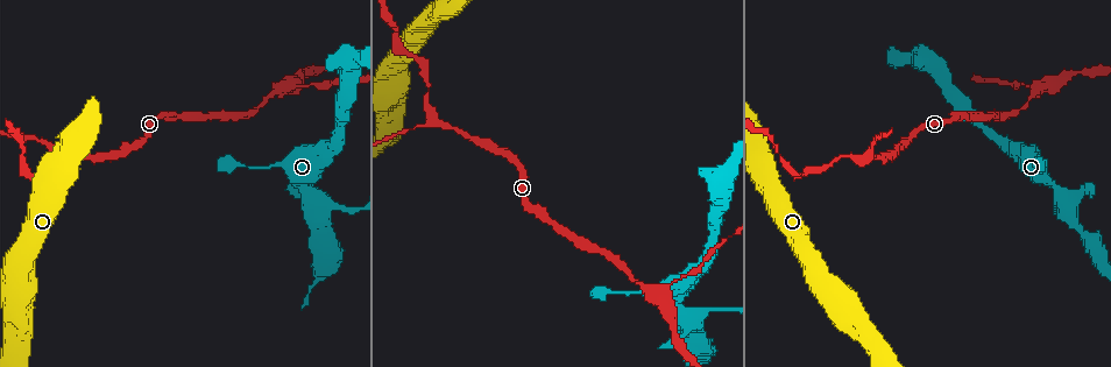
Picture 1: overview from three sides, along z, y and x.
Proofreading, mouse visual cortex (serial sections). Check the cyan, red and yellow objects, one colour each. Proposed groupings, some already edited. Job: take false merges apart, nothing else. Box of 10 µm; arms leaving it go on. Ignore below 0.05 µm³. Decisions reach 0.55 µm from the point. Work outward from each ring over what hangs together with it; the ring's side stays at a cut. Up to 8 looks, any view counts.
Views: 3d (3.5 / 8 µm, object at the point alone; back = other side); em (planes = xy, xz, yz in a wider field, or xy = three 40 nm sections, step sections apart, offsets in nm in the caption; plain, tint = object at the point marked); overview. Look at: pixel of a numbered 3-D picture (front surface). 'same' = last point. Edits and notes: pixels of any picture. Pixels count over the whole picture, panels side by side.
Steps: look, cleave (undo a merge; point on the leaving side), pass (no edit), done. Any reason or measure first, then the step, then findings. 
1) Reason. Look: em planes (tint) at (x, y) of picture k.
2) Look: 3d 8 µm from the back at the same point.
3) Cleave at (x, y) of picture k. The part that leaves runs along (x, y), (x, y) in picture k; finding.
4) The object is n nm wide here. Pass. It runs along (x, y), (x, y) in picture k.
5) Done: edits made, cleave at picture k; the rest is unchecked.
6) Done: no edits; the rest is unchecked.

A fork. Look: 3d 8 µm from the back at (869, 156) of picture 1.

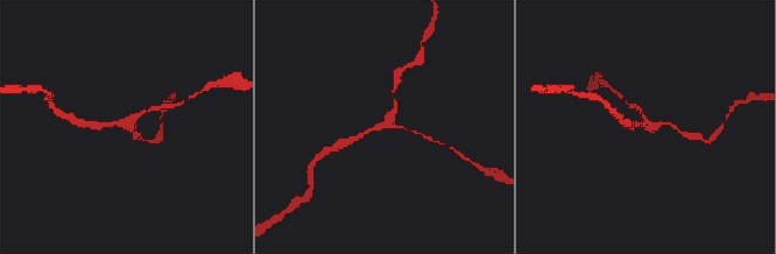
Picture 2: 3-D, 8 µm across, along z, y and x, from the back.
Closer look. Look: 3d 3.5 µm from the back at the same point.

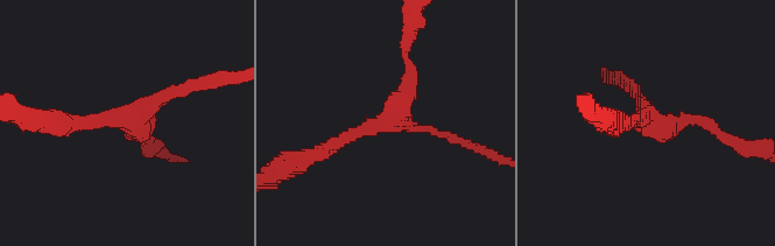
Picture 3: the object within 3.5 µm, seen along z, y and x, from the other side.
3 arms meet here; the arms are 150, 200, 200 nm wide. Look: em xy step 2 (tint) at (391, 119) of picture 3.

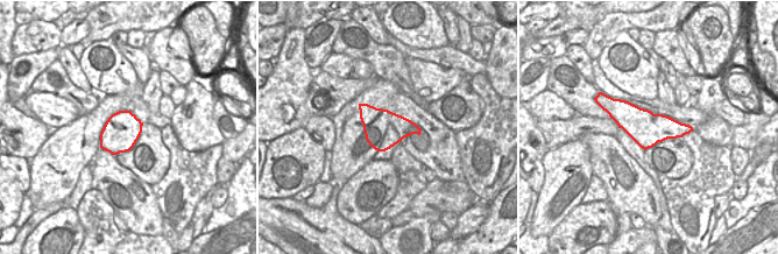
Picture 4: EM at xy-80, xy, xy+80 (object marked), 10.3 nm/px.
Pass. It runs along (317, 152), (393, 117), (410, 84), (403, 56) in picture 3; one cell here.

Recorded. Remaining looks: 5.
Arms part here. Look: 3d 3.5 µm at (54, 185) of picture 1.

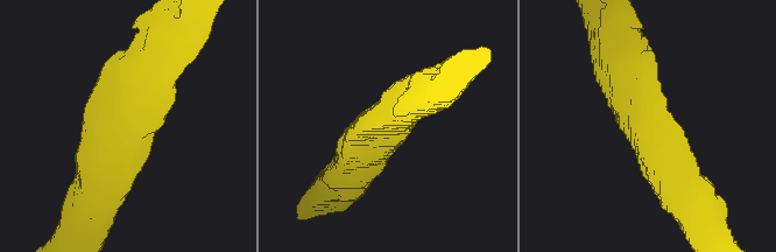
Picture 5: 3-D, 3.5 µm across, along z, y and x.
Now the EM. Look: em xy step 1 (tint) at (131, 122) of picture 5.

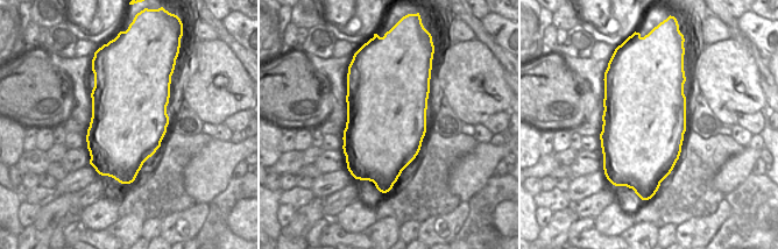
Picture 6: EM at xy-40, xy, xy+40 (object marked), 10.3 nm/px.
Pass. It runs along (104, 184), (139, 81), (161, 51) in picture 5; all the same cell.

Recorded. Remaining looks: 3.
A fork. Look: 3d 3.5 µm at (1039, 86) of picture 1.

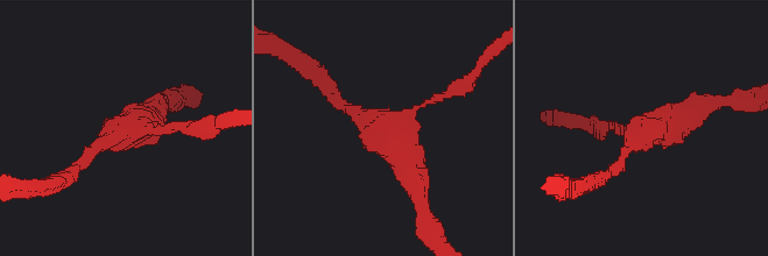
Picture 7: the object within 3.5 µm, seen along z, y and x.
3 arms meet here; the arms are 100, 150, 400 nm wide. Look: em planes (tint) at (119, 130) of picture 7.

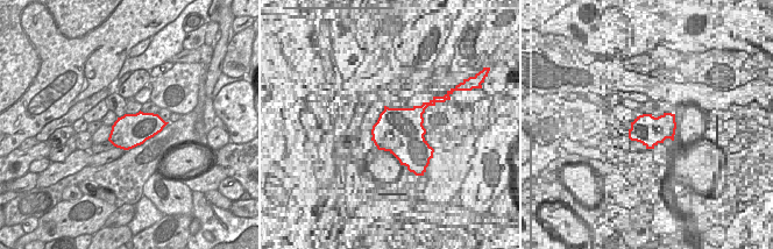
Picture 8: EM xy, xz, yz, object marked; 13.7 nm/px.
Pass. It runs along (331, 91), (406, 154), (417, 186) in picture 7; all the same cell.

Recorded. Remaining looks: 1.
Done: no edits; the rest is unchecked.

